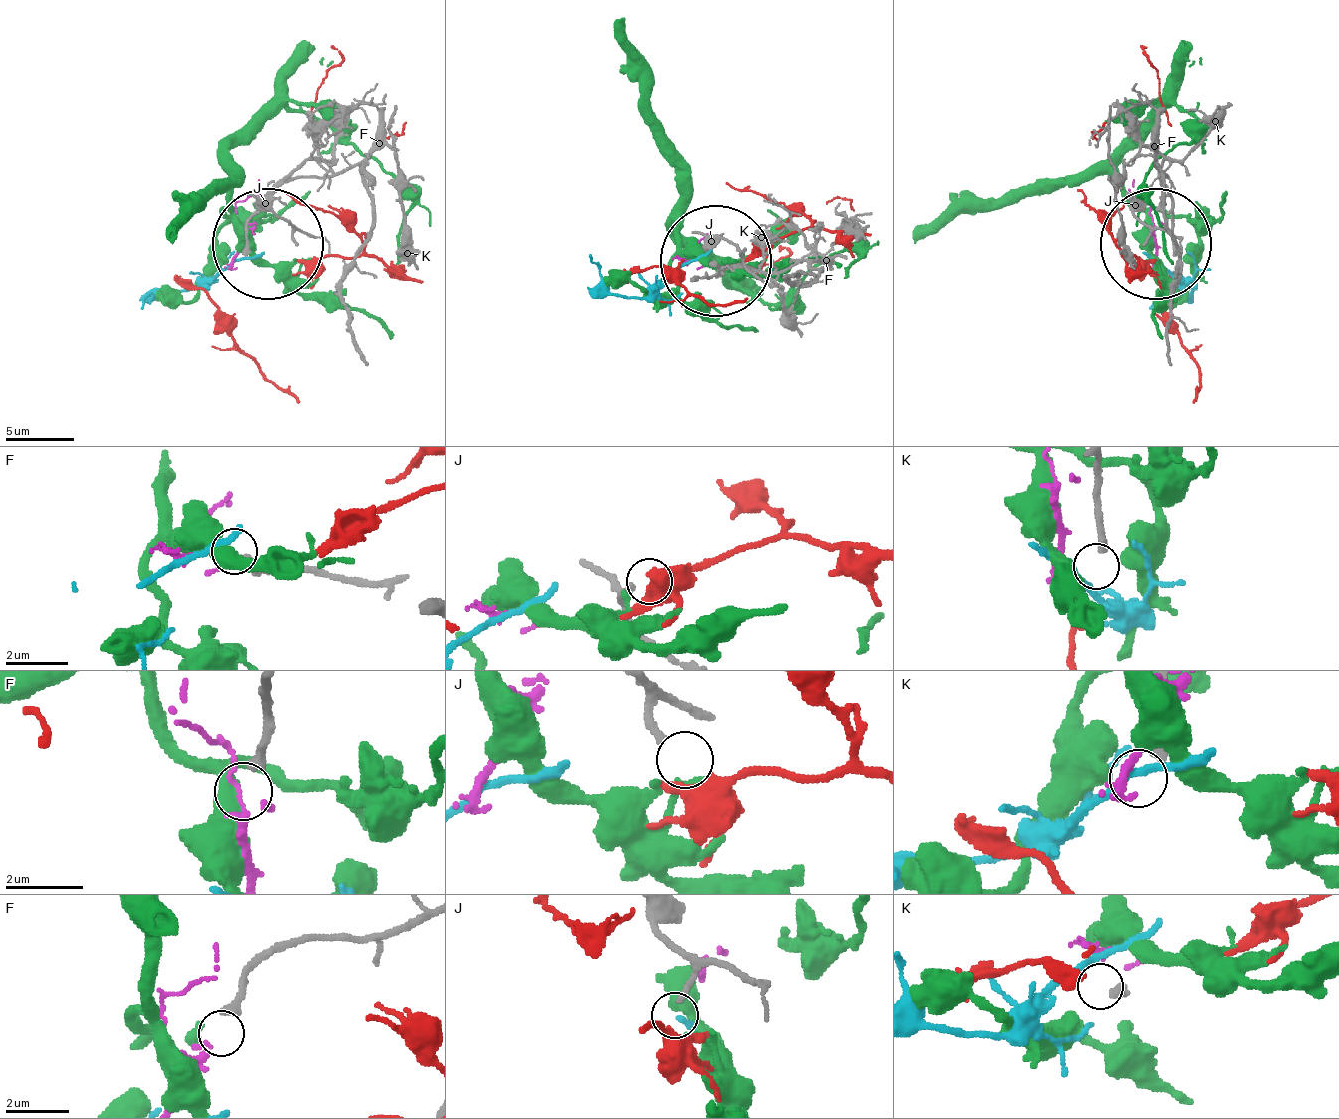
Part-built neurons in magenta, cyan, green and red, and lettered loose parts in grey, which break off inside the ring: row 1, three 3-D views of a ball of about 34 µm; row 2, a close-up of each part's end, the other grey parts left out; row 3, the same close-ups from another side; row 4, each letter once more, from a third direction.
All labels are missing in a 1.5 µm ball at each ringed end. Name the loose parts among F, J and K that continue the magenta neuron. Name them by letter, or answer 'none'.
F

